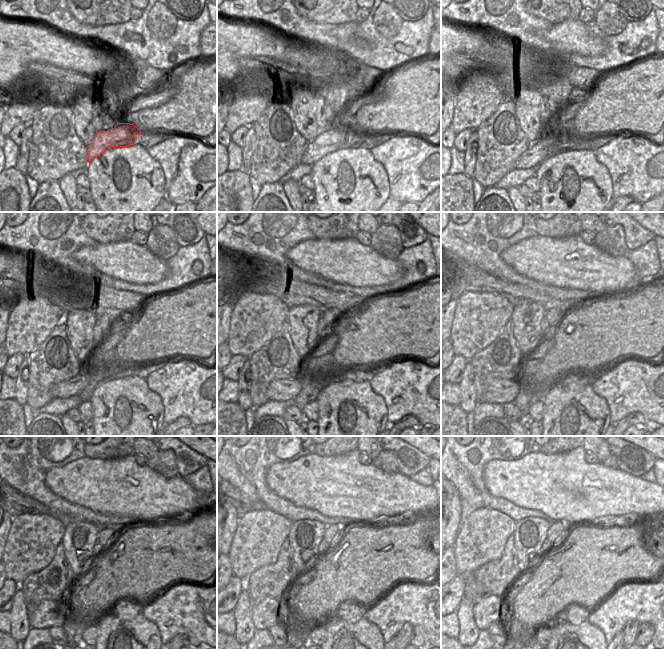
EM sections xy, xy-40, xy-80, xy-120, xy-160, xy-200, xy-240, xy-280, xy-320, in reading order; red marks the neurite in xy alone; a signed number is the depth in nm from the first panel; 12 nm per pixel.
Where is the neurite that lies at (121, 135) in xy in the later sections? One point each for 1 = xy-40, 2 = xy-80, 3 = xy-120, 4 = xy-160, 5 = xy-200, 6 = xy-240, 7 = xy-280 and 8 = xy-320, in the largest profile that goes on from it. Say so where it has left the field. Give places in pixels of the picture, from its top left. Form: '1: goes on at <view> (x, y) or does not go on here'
1: goes on at xy-40 (316, 150)
2: goes on at xy-80 (541, 149)
3: goes on at xy-120 (65, 389)
4: goes on at xy-160 (279, 390)
5: goes on at xy-200 (501, 391)
6: goes on at xy-240 (49, 613)
7: goes on at xy-280 (264, 614)
8: goes on at xy-320 (486, 611)

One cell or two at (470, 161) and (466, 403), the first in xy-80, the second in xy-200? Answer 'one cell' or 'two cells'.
one cell

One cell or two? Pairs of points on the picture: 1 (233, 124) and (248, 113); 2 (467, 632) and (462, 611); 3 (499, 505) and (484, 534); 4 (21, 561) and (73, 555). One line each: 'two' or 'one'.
1: one
2: one
3: two
4: two

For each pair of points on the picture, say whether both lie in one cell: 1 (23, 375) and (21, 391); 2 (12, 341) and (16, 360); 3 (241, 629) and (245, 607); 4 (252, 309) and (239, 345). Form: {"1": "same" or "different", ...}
{"1": "same", "2": "different", "3": "same", "4": "same"}

